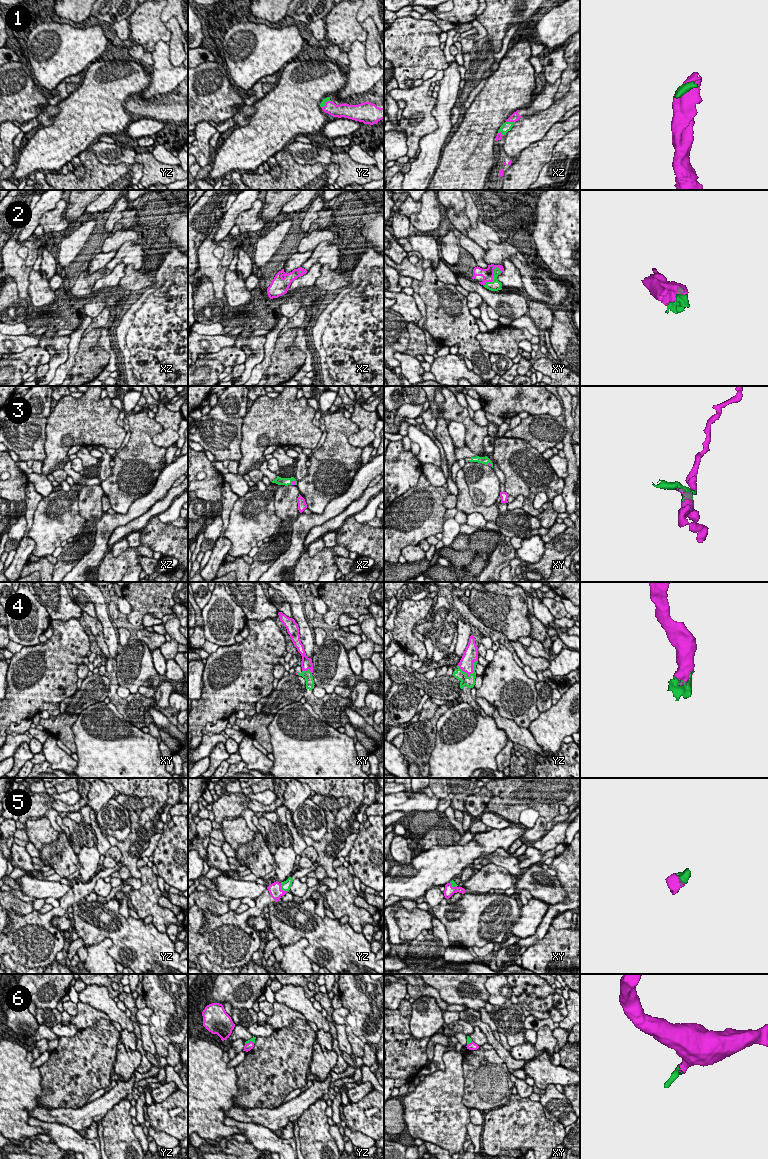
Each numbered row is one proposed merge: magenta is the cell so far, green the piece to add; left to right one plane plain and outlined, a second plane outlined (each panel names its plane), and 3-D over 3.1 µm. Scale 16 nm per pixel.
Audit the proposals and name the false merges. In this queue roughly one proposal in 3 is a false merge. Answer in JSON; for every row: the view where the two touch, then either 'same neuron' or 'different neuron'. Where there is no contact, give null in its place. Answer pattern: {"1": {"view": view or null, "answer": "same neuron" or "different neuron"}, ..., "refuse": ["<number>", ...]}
{"1": {"view": "xz", "answer": "same neuron"}, "2": {"view": "xy", "answer": "same neuron"}, "3": {"view": "xz", "answer": "same neuron"}, "4": {"view": "yz", "answer": "same neuron"}, "5": {"view": "yz", "answer": "same neuron"}, "6": {"view": "yz", "answer": "same neuron"}, "refuse": []}

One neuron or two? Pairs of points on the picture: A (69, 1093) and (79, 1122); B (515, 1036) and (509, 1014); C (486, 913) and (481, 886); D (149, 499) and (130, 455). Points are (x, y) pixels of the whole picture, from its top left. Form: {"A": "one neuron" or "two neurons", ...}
{"A": "two neurons", "B": "one neuron", "C": "two neurons", "D": "two neurons"}

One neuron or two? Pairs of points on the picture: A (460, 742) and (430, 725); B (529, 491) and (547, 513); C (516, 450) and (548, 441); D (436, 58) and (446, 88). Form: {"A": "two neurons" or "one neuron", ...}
{"A": "two neurons", "B": "one neuron", "C": "two neurons", "D": "two neurons"}

